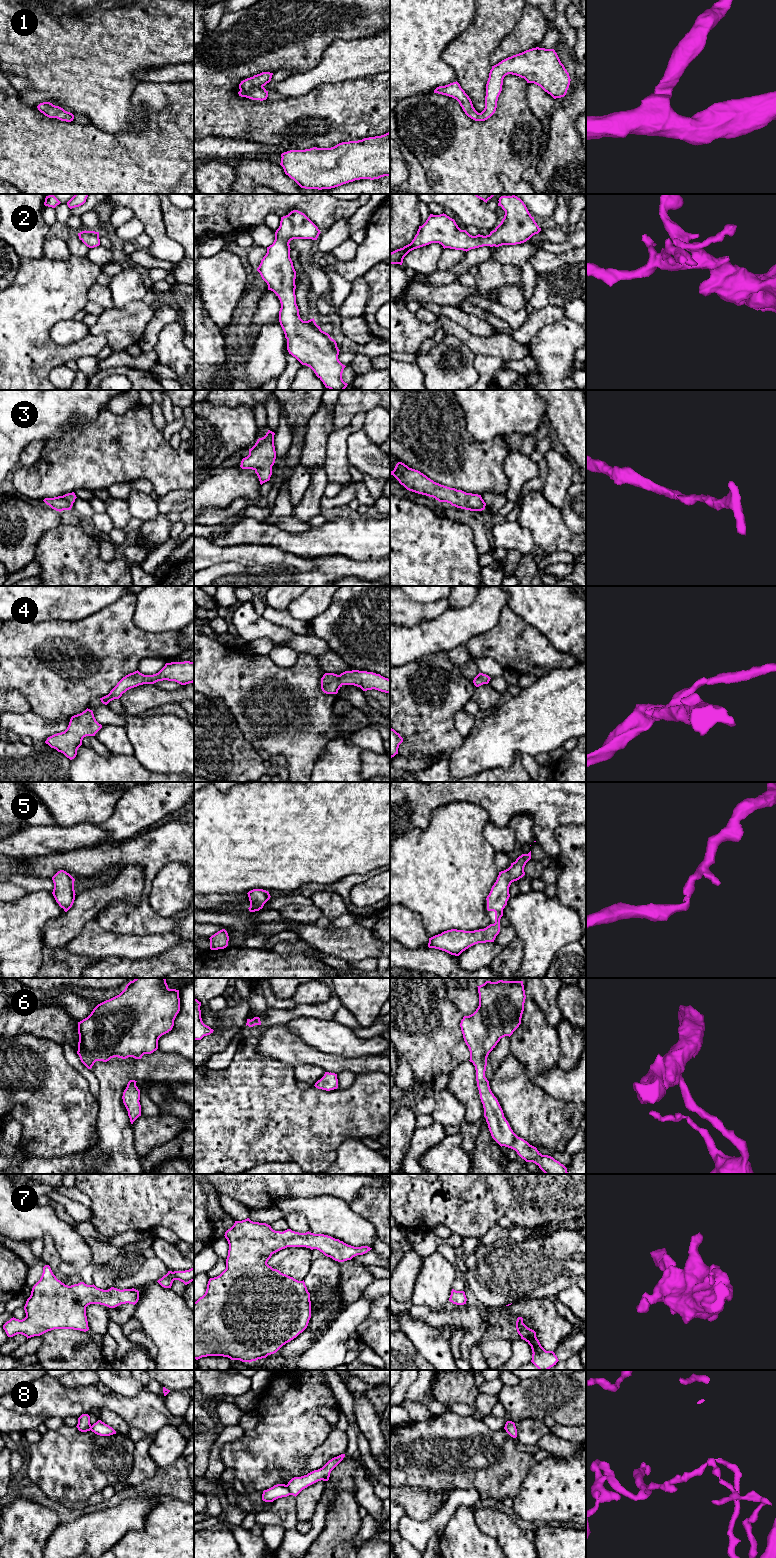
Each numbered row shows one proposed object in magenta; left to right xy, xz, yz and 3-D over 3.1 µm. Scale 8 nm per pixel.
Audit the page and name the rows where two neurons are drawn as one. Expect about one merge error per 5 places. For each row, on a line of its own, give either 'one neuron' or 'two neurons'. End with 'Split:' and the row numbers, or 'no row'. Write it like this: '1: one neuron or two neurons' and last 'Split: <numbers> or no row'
1: one neuron
2: one neuron
3: one neuron
4: one neuron
5: one neuron
6: one neuron
7: one neuron
8: two neurons
Split: 8

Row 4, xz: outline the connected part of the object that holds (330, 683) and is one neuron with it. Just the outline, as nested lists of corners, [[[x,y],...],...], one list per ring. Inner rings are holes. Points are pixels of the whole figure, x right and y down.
[[[345,671],[340,675],[325,673],[321,678],[321,689],[326,694],[337,694],[343,685],[354,685],[363,691],[378,690],[390,694],[390,679],[367,671]]]

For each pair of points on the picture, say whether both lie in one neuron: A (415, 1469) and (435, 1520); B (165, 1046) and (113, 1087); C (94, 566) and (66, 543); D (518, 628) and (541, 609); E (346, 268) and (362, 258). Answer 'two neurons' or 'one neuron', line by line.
A: two neurons
B: two neurons
C: one neuron
D: two neurons
E: one neuron

